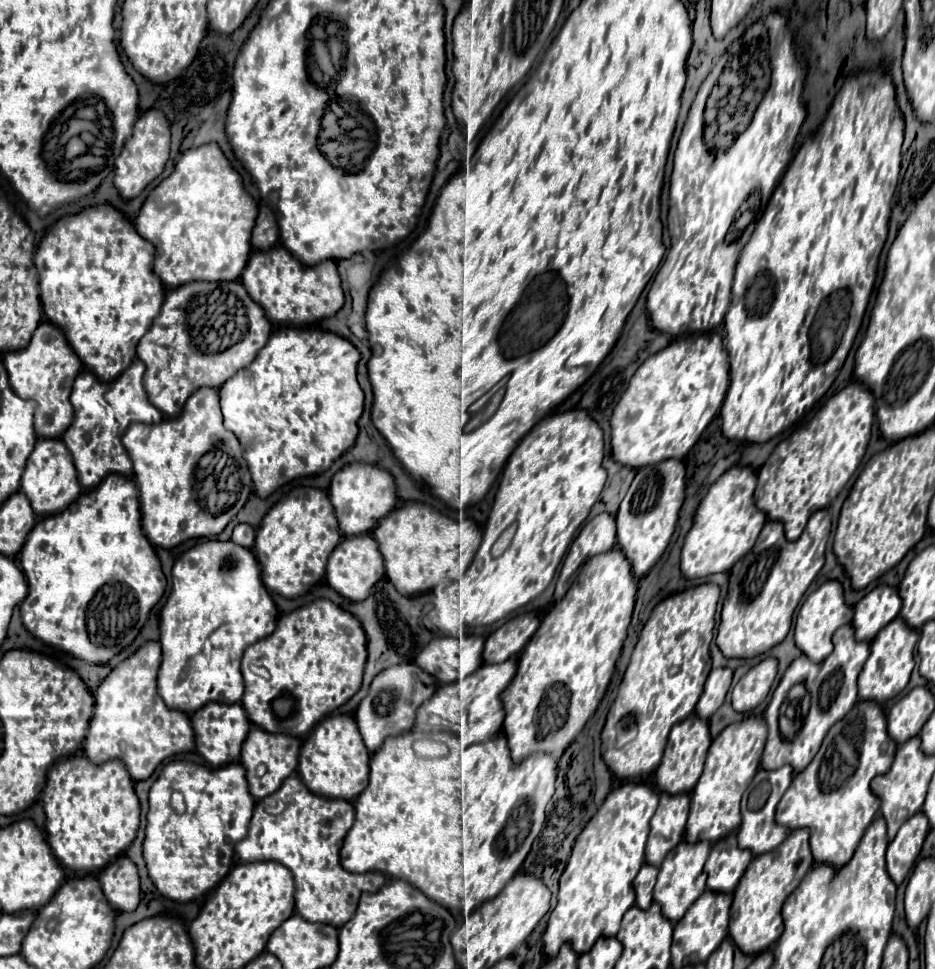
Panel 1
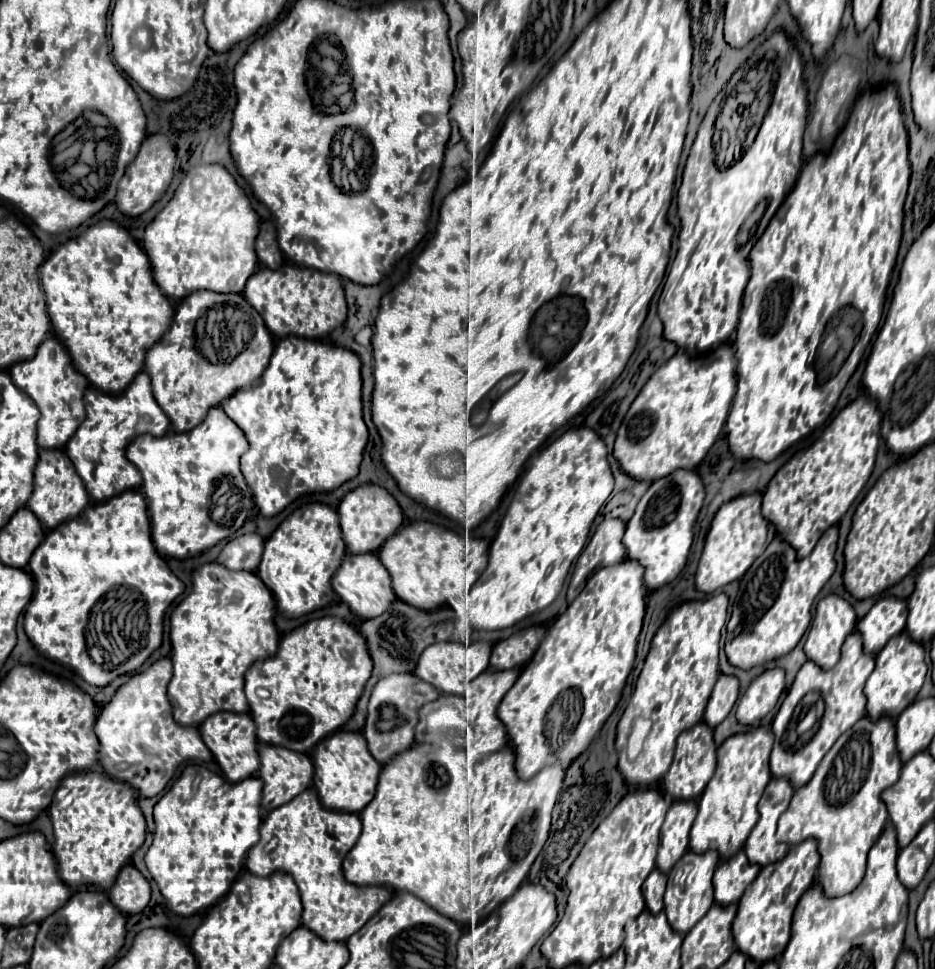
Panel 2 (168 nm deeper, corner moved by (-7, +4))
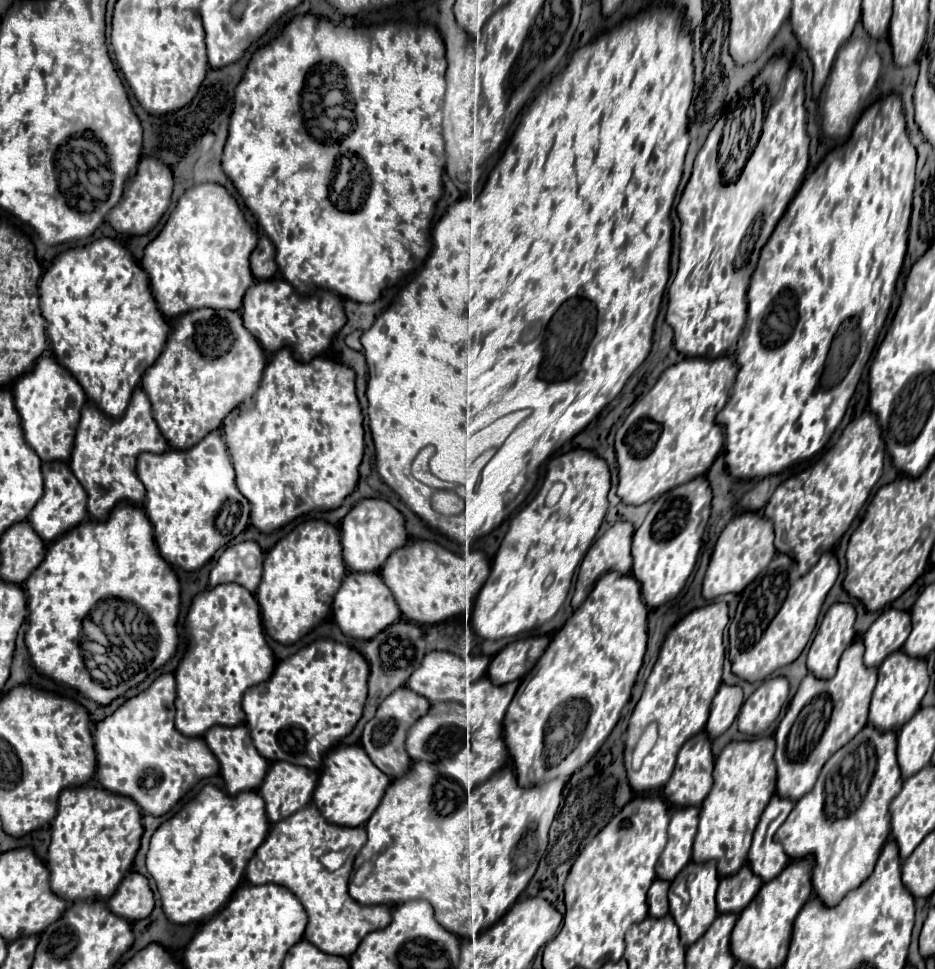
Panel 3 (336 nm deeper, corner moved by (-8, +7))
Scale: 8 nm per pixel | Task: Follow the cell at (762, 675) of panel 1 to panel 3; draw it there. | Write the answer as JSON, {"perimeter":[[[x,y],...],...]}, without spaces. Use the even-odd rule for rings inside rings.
{"perimeter":[[[782,676],[764,680],[762,686],[744,702],[738,714],[738,730],[750,736],[762,734],[778,718],[788,700],[788,692],[788,680]]]}

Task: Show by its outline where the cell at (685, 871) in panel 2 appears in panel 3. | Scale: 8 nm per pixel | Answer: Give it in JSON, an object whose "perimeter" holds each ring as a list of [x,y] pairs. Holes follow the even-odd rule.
{"perimeter":[[[712,860],[706,864],[697,864],[691,861],[670,883],[669,911],[680,928],[682,946],[686,946],[686,948],[692,946],[700,936],[704,936],[704,932],[710,928],[712,920],[716,920],[718,910],[716,910],[714,896],[716,896],[718,882],[720,882],[720,878],[716,872],[716,862]]]}

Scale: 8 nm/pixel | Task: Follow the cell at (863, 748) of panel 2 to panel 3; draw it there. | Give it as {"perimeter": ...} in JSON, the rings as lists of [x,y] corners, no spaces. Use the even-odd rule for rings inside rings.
{"perimeter":[[[866,724],[854,740],[824,764],[816,786],[794,804],[794,810],[778,828],[776,838],[788,858],[814,858],[812,886],[826,906],[836,906],[872,874],[880,850],[890,836],[888,806],[900,788],[896,734],[878,732],[872,724]]]}

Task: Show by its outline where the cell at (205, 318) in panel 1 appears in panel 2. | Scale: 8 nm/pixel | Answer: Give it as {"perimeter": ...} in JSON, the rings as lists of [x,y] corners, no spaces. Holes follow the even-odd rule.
{"perimeter":[[[195,291],[195,295],[189,295],[187,299],[179,301],[175,307],[171,327],[147,351],[145,357],[145,371],[151,377],[155,401],[173,423],[173,431],[183,433],[193,429],[205,419],[209,407],[219,405],[233,391],[249,387],[255,379],[259,379],[273,353],[273,343],[273,335],[267,331],[263,317],[247,303],[247,299],[241,293],[219,295],[215,291]]]}

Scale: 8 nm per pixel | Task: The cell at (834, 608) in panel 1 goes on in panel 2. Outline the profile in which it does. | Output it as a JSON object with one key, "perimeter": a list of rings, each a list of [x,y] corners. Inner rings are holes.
{"perimeter":[[[831,593],[817,603],[811,621],[805,653],[823,669],[831,669],[839,661],[839,649],[849,633],[855,631],[855,609],[839,595]]]}

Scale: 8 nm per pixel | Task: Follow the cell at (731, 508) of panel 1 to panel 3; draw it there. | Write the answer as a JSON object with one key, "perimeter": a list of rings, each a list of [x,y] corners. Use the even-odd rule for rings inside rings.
{"perimeter":[[[742,514],[728,522],[724,532],[720,534],[714,554],[710,558],[702,594],[706,600],[724,596],[724,594],[740,594],[772,560],[776,554],[774,548],[774,530],[772,522],[760,514]]]}

